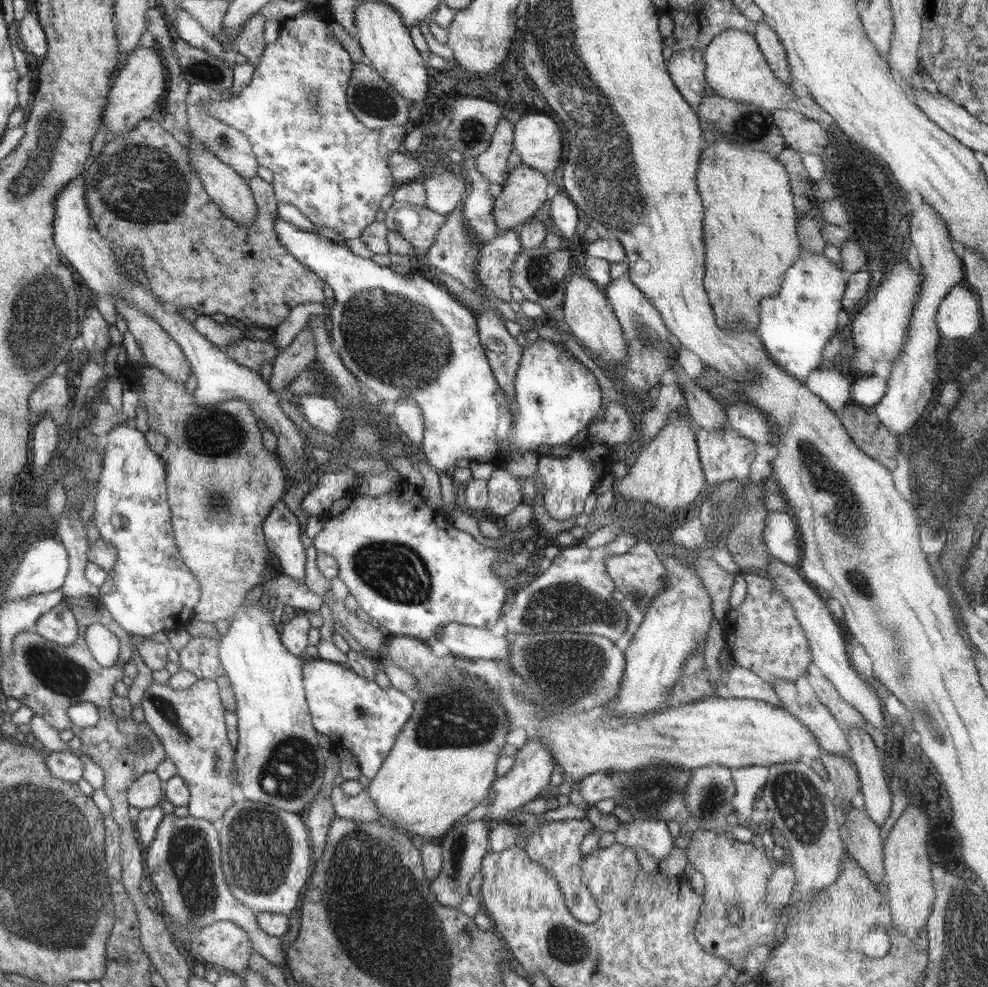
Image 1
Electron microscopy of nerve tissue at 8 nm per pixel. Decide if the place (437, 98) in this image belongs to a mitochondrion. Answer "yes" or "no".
no

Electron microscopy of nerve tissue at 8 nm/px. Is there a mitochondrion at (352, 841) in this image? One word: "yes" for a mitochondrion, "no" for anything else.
yes

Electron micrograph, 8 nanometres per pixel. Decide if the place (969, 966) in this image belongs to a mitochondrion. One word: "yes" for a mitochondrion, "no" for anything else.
yes

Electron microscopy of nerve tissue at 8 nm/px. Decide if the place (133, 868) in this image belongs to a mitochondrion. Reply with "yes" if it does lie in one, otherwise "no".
no

